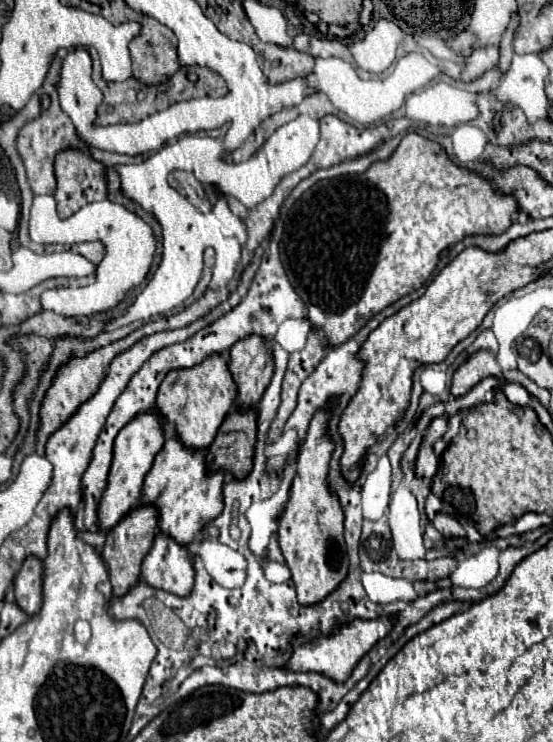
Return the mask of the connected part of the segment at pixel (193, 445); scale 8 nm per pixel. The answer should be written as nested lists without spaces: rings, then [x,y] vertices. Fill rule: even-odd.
[[[208,357],[194,369],[172,371],[158,389],[156,413],[164,423],[170,423],[178,441],[188,449],[208,449],[218,427],[234,407],[234,381],[226,373],[226,357]]]

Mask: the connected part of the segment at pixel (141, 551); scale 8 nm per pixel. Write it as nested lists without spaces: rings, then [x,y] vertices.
[[[136,507],[132,509],[112,531],[106,535],[106,545],[102,549],[102,559],[108,565],[110,583],[112,583],[112,595],[122,597],[126,595],[138,581],[140,581],[140,565],[150,551],[154,537],[158,533],[158,513],[154,507]]]

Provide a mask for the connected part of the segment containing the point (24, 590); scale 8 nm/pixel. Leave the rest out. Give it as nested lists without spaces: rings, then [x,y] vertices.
[[[26,557],[20,573],[14,579],[16,605],[28,613],[36,615],[42,607],[42,561],[36,557]]]

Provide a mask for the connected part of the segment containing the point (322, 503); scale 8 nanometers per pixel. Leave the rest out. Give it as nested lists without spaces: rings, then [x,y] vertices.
[[[322,411],[310,423],[306,441],[302,443],[302,447],[298,451],[298,461],[296,461],[298,467],[296,467],[296,475],[292,481],[290,499],[286,503],[286,511],[284,511],[284,517],[280,519],[280,529],[278,529],[280,549],[286,559],[288,569],[292,571],[292,581],[296,585],[300,605],[316,605],[316,603],[324,601],[344,581],[344,577],[348,573],[348,555],[346,555],[346,545],[344,545],[344,515],[342,515],[338,499],[326,487],[328,463],[330,463],[332,451],[334,451],[334,441],[330,441],[330,437],[326,437],[326,411]]]

